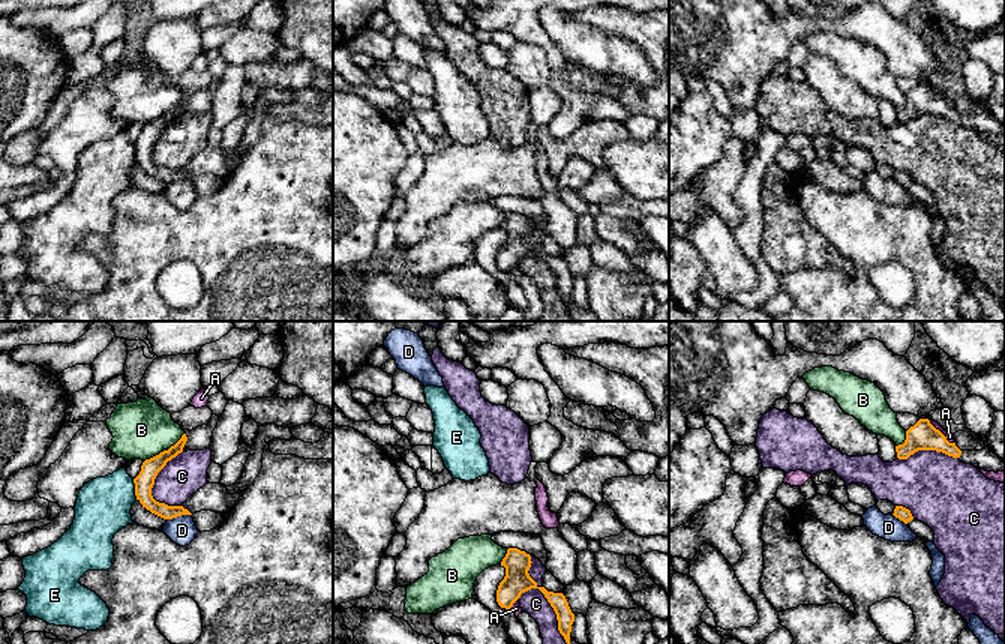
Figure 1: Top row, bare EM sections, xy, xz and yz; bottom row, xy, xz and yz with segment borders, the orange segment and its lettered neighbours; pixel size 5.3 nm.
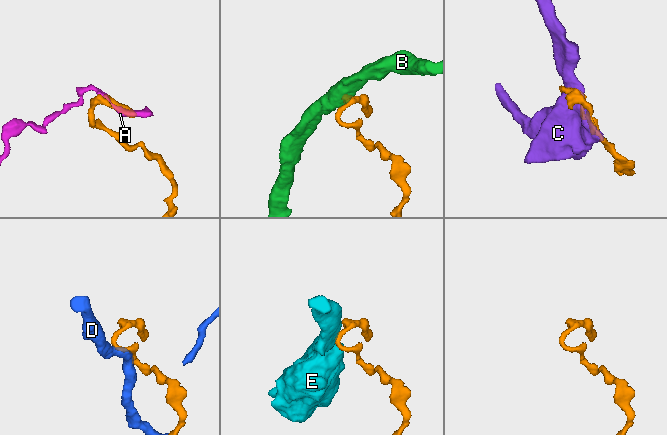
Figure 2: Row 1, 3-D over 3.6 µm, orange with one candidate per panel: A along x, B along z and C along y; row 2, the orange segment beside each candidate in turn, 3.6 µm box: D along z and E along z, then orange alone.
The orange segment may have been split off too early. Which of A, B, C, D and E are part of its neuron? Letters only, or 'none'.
D

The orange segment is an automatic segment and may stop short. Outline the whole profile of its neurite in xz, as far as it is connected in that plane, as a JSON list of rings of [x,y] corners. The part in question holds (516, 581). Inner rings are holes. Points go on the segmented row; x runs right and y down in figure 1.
[[[518,548],[507,549],[507,554],[501,561],[501,566],[506,567],[506,576],[498,585],[496,602],[501,608],[512,609],[513,603],[522,593],[531,588],[538,588],[556,614],[560,633],[564,636],[566,642],[570,644],[574,614],[572,612],[562,593],[548,591],[544,587],[537,585],[537,582],[528,573],[531,563],[531,555],[525,551]]]

